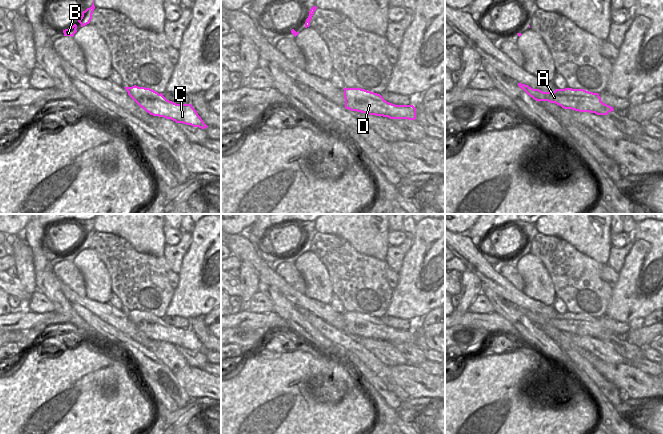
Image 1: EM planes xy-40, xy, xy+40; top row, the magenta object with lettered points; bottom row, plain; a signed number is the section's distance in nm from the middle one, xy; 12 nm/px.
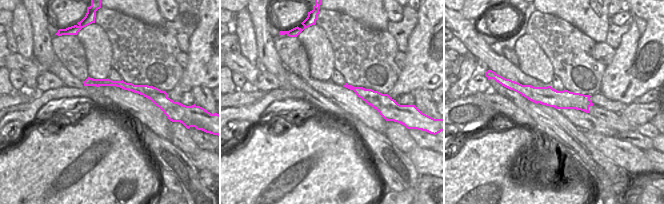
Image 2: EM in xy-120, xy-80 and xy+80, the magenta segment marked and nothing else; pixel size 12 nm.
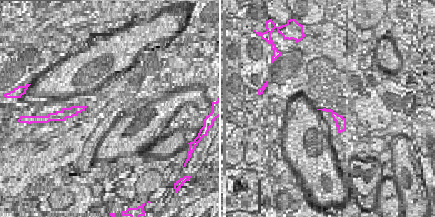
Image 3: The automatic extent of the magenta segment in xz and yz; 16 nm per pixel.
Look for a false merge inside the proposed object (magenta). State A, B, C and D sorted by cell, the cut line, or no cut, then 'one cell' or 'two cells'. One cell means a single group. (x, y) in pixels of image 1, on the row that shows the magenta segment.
A C D / B; cut in xy-40 along (128, 91), (134, 92), (140, 98), (158, 94); two cells

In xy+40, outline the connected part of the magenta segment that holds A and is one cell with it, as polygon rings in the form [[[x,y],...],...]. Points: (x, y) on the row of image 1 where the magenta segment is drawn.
[[[518,83],[518,86],[536,101],[548,101],[564,109],[590,112],[597,115],[607,115],[609,112],[614,111],[613,107],[601,101],[599,95],[589,99],[583,93],[573,91],[572,88],[556,89],[554,92],[543,92],[521,83]]]

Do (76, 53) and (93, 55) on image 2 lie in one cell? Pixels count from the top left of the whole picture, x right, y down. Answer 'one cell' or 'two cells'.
two cells

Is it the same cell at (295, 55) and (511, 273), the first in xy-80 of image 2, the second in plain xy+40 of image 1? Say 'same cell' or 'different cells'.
same cell

